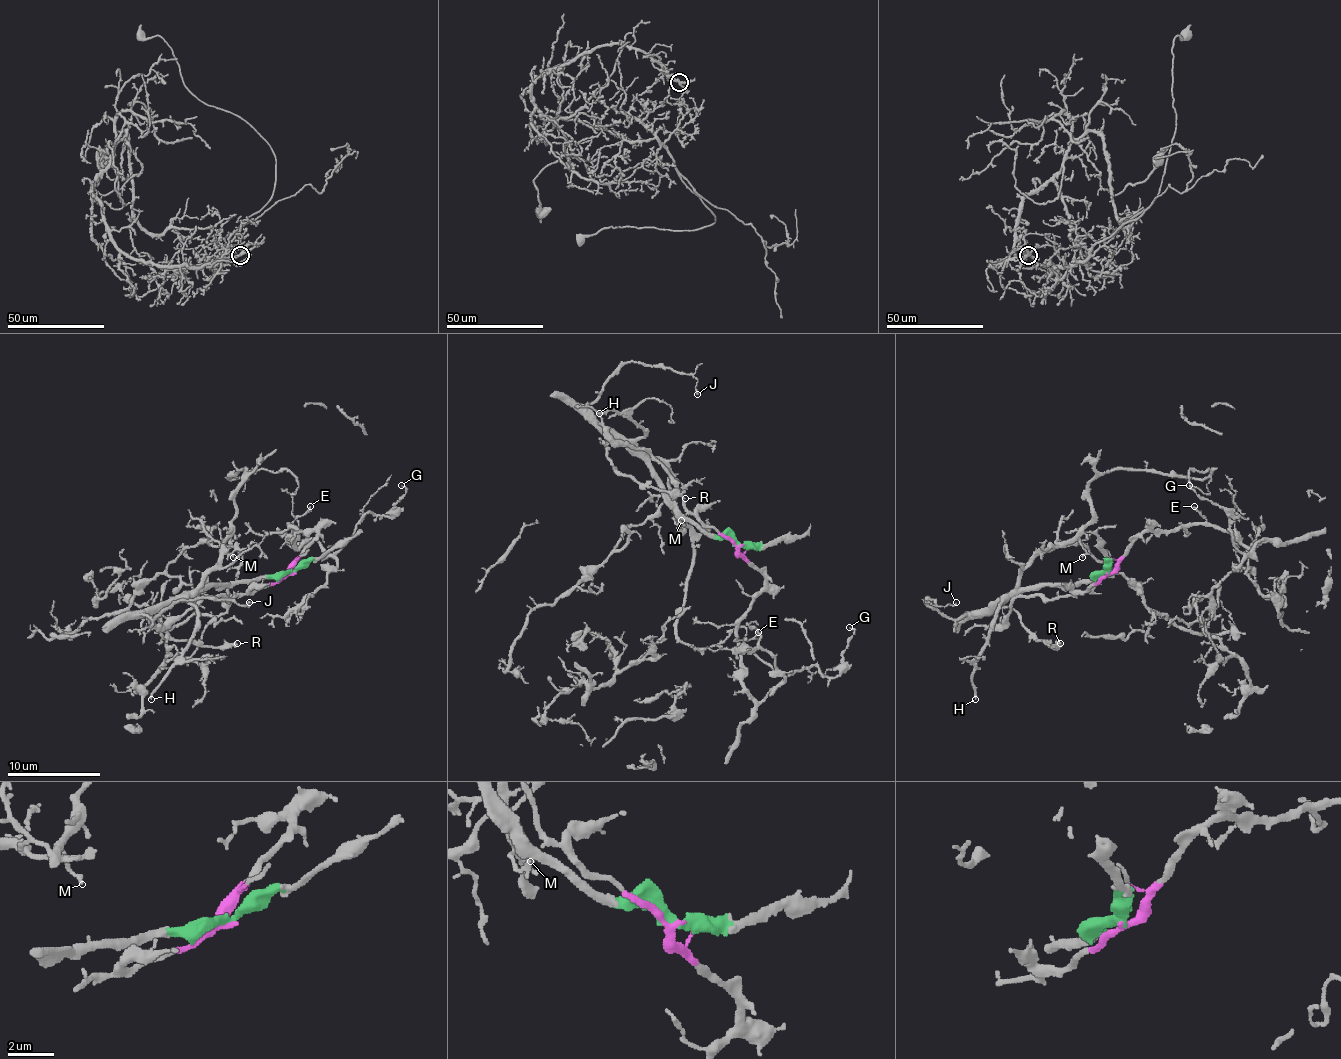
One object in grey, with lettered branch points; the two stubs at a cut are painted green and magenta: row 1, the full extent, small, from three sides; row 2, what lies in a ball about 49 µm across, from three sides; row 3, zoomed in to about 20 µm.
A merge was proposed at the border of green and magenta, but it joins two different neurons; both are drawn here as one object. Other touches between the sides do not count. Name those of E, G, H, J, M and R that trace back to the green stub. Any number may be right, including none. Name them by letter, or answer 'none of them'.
H, J, M, R

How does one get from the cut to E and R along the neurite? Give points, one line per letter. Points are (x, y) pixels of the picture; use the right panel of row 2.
E: (1107, 574), (1144, 532), (1174, 532), (1186, 523), (1200, 523), (1205, 518), (1193, 507)
R: (1107, 572), (1072, 583), (1035, 583), (1017, 590), (1000, 604), (1017, 614), (1037, 639), (1049, 646), (1061, 644)

